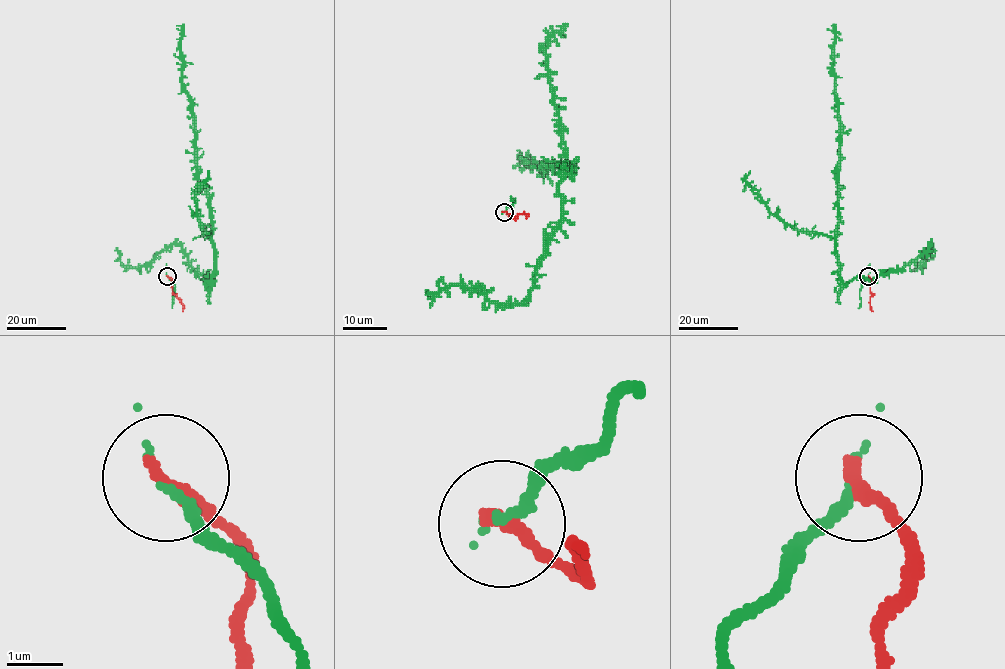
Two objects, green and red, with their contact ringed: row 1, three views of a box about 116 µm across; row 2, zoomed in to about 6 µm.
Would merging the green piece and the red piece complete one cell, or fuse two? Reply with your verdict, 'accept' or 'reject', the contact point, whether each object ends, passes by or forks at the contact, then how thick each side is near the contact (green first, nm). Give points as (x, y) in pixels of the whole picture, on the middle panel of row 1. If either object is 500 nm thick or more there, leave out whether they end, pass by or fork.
reject; at (504, 212); green ends there; red ends there; 200 nm thick on the green side, 280 nm on the other

